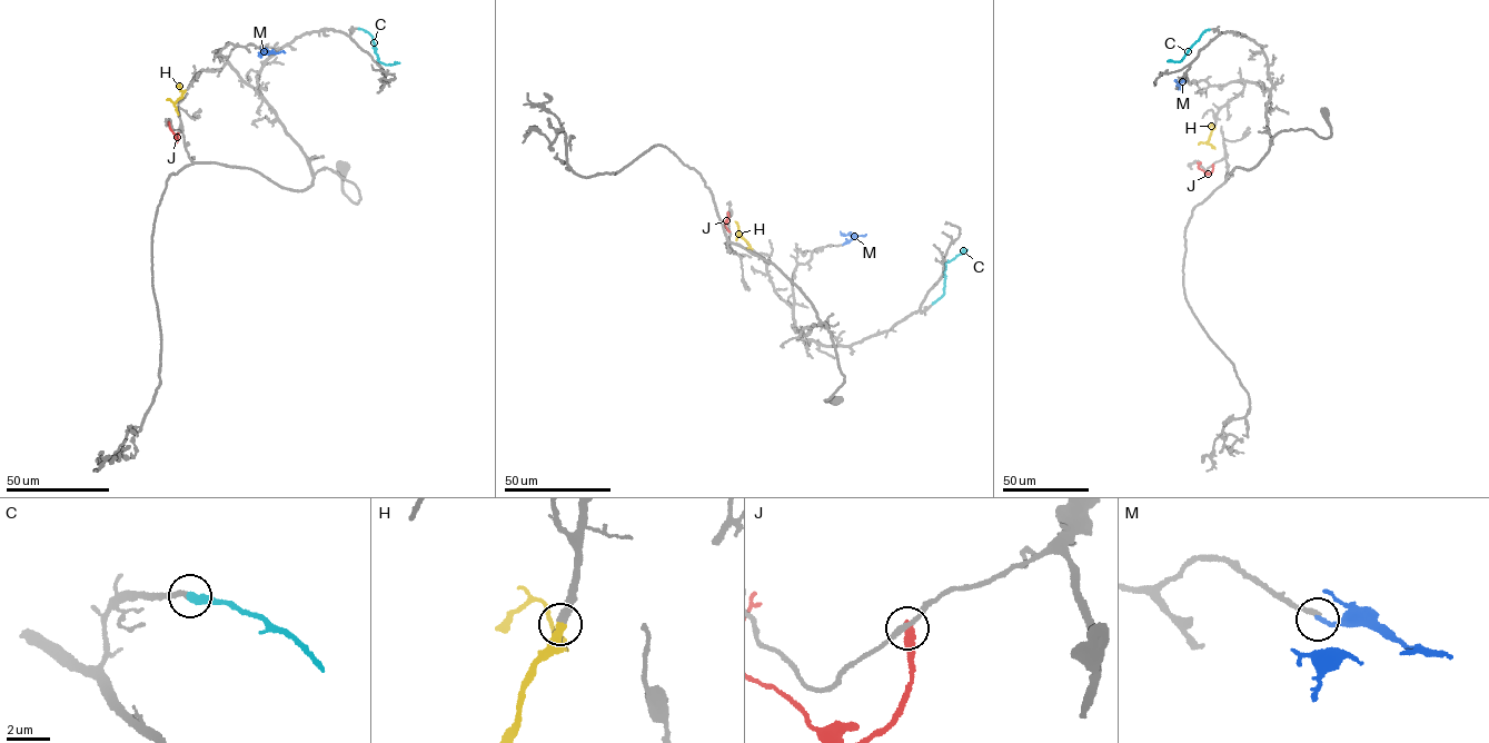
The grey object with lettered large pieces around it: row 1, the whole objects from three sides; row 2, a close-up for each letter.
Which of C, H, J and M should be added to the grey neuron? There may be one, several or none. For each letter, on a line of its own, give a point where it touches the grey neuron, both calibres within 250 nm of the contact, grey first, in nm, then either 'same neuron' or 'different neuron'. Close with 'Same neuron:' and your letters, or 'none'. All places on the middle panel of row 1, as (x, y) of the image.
C: meets grey at (932, 304); 240 nm thick on the grey side, 440 nm on the other; same neuron
H: meets grey at (752, 249); 320 nm thick on the grey side, 440 nm on the other; same neuron
J: meets grey at (730, 231); 220 nm thick on the grey side, 440 nm on the other; different neuron
M: meets grey at (843, 244); 200 nm thick on the grey side, 220 nm on the other; different neuron
Same neuron: C, H

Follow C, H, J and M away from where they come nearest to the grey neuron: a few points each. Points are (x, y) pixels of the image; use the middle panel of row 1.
C: (932, 304), (944, 293), (945, 263), (968, 249)
H: (752, 249), (738, 233), (736, 237)
J: (730, 231), (725, 225), (727, 213), (728, 217)
M: (843, 244), (866, 234)

